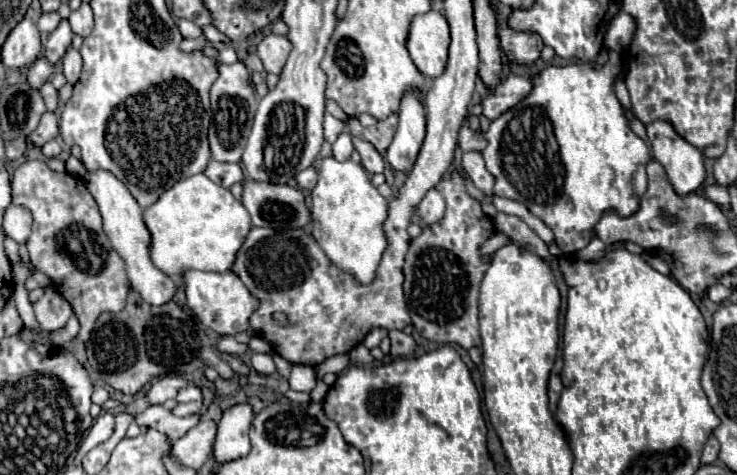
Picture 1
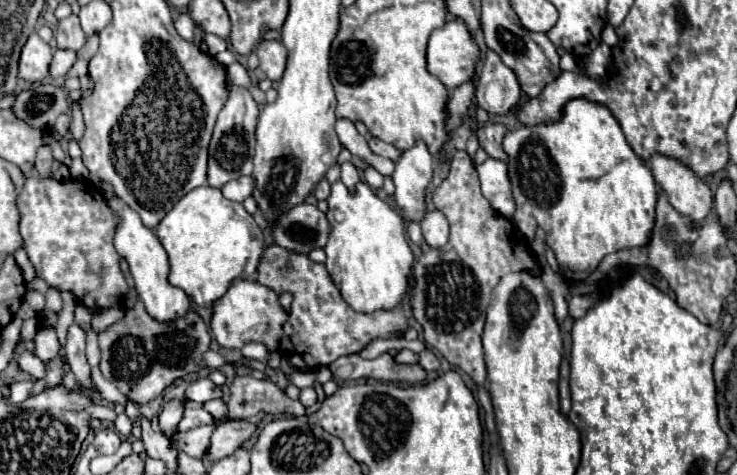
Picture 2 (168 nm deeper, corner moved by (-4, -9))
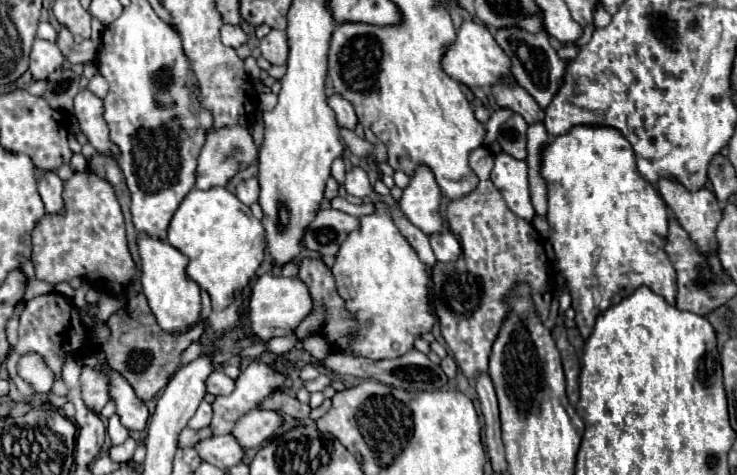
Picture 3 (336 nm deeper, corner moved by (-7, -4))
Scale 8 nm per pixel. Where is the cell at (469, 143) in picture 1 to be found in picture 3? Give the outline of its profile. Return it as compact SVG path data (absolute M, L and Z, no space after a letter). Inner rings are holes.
M512 114L498 134L502 150L518 160L526 160L526 130L528 124L524 122L524 118L520 114Z

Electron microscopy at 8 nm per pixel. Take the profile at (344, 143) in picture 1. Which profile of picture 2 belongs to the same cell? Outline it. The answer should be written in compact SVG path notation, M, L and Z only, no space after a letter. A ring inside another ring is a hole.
M345 161L343 165L341 165L341 181L353 191L353 187L355 187L355 183L359 181L361 177L359 177L359 173L357 173L357 167L351 163L351 161Z

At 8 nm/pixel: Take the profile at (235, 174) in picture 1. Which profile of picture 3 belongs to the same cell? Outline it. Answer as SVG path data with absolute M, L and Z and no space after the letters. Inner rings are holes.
M248 178L248 180L240 182L238 188L236 188L238 200L242 200L246 206L258 202L258 194L260 194L260 186L258 186L258 180L256 178Z

